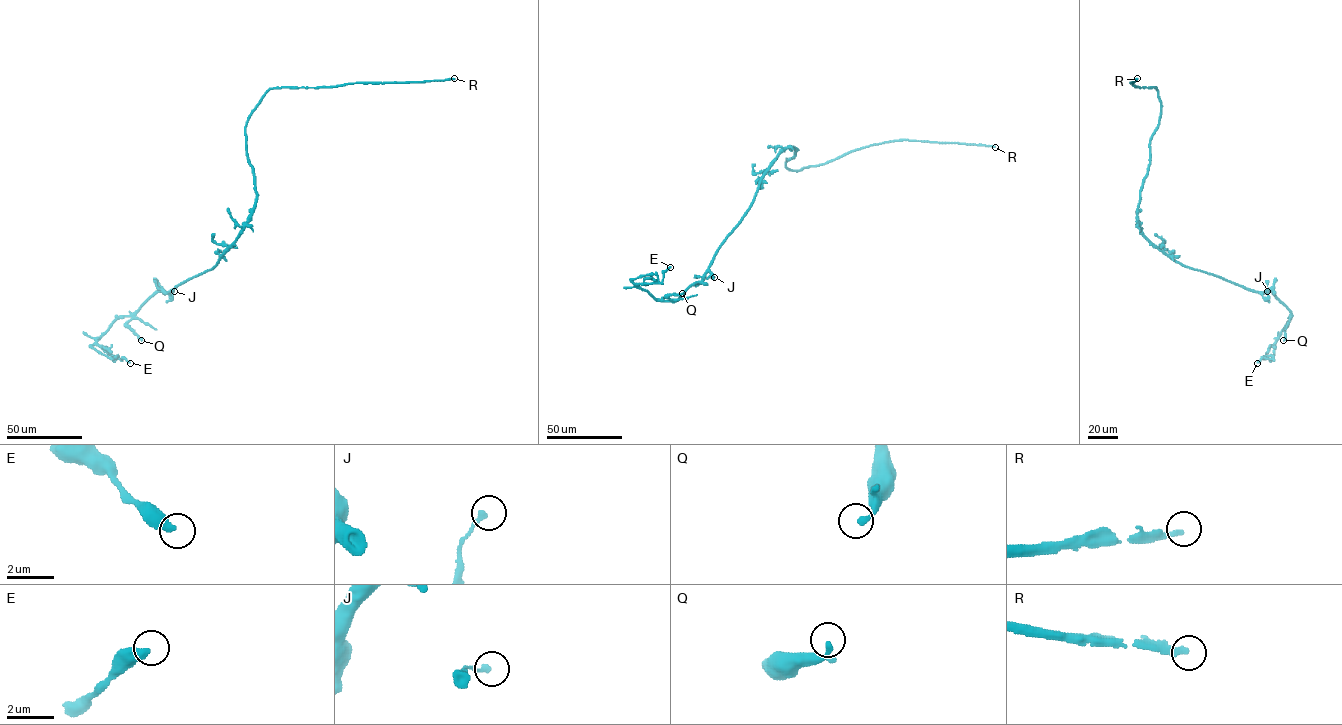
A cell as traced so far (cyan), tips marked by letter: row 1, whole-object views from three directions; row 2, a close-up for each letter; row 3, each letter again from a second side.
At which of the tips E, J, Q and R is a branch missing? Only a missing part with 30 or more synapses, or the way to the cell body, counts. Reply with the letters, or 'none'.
R

